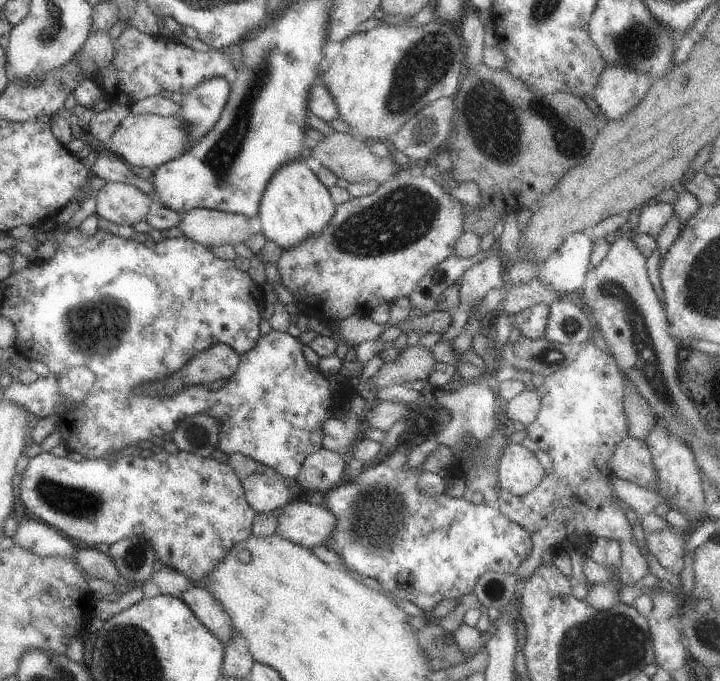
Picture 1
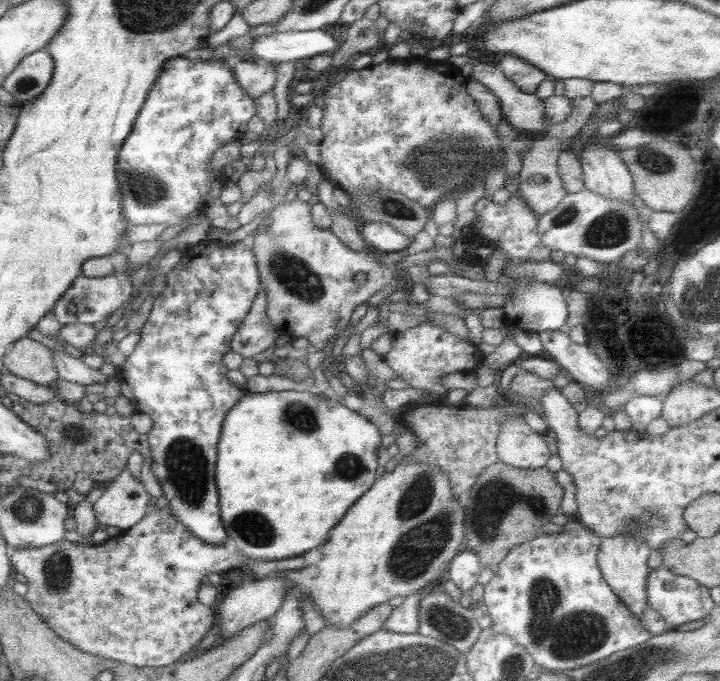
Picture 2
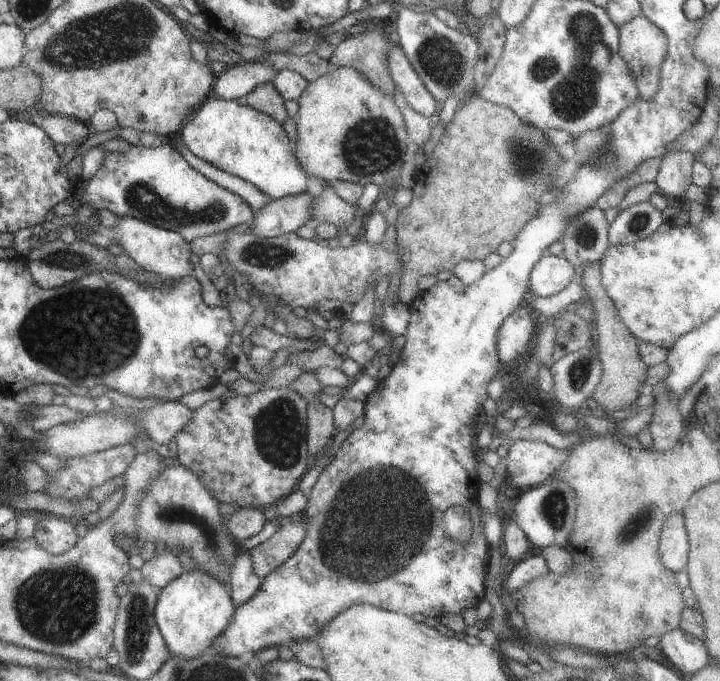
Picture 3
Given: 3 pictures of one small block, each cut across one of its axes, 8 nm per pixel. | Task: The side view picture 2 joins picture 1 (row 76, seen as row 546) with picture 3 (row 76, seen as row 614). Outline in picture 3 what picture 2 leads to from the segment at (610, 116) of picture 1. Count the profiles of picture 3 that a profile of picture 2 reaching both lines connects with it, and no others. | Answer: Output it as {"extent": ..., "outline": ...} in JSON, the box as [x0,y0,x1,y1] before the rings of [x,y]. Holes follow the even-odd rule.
{"extent":[619,14,667,99],"outline":[[[641,14],[626,21],[619,27],[620,56],[628,63],[633,72],[639,96],[643,99],[650,98],[659,87],[660,71],[662,63],[667,55],[667,38],[651,20]]]}

